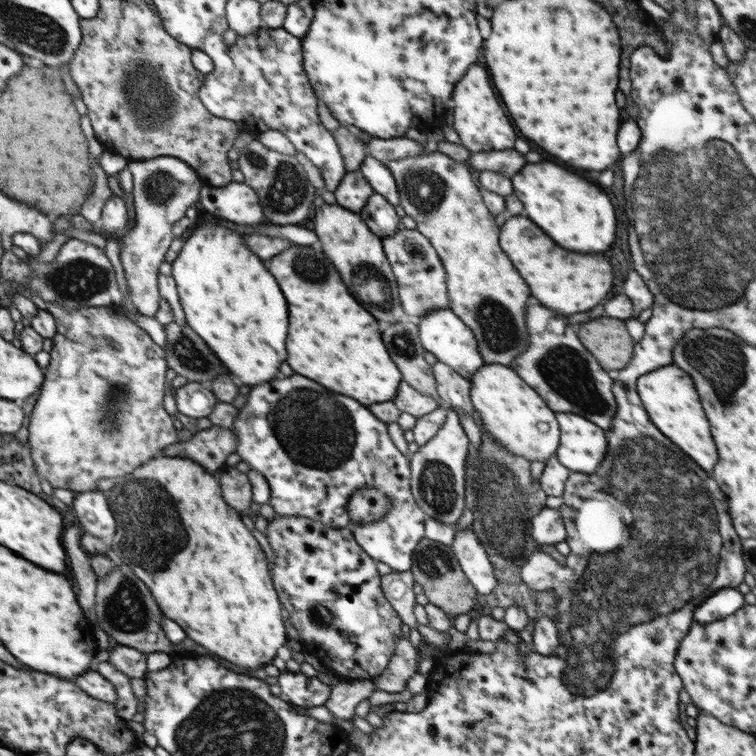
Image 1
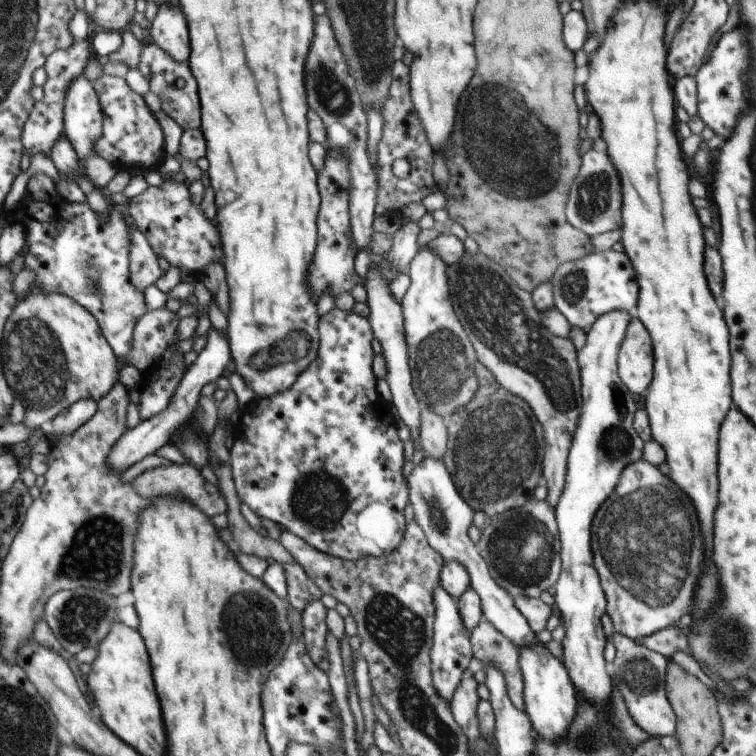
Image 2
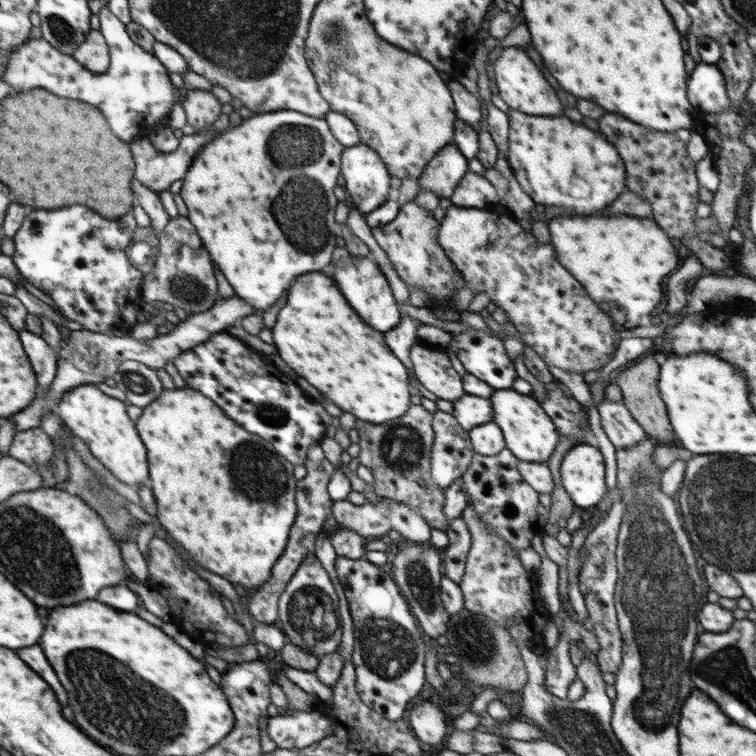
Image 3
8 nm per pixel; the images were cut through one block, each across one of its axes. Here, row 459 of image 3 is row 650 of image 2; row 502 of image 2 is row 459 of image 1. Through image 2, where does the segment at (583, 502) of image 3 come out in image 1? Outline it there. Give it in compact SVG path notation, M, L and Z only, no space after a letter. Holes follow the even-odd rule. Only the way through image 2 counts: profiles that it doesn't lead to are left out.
M572 413L557 415L561 433L556 456L571 472L593 473L606 458L608 432Z

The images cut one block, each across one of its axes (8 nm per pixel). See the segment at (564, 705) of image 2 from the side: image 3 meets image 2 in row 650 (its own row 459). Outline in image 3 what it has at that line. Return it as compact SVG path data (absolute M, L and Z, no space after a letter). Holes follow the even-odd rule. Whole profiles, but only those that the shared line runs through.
M513 388L495 389L489 398L493 408L492 421L501 429L506 448L528 463L547 463L559 444L559 433L541 403L531 394L523 395Z

